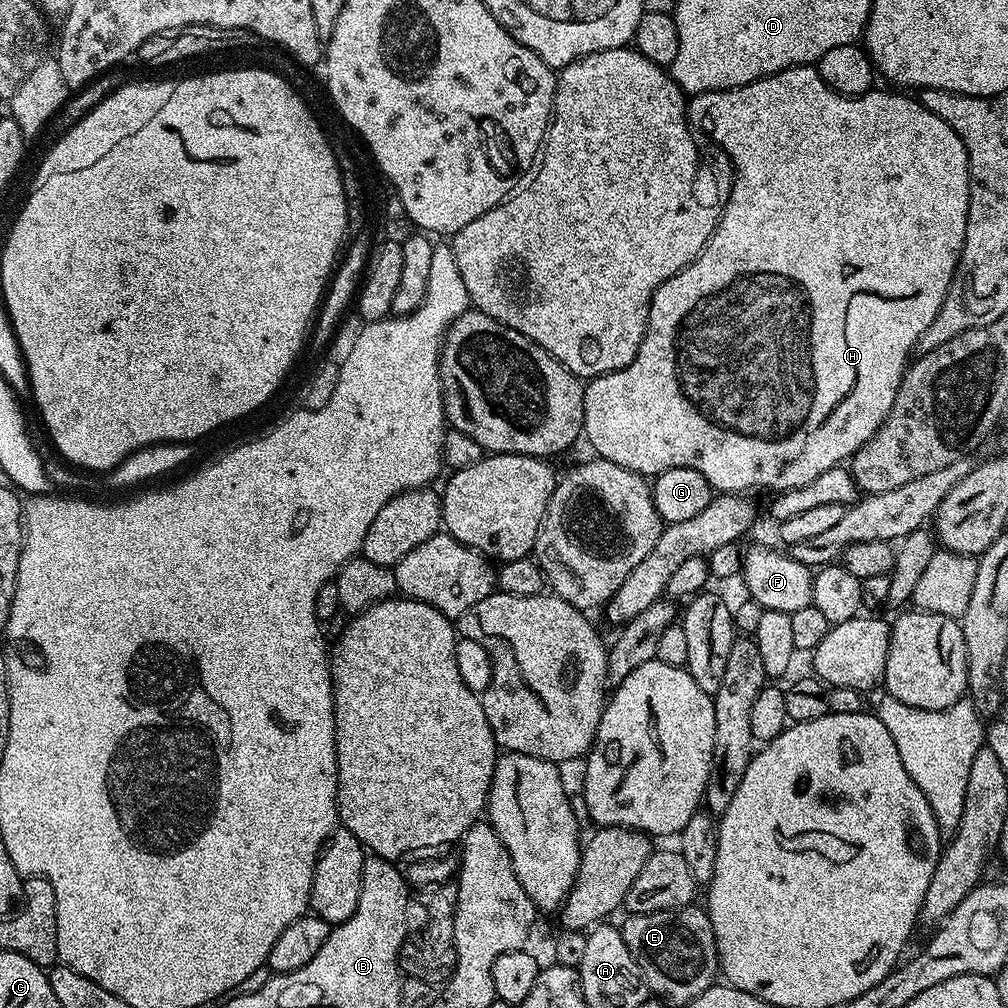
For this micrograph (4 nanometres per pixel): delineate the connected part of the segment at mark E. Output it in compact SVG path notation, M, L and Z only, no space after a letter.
M689 906L665 912L637 912L625 915L624 941L638 962L644 983L653 997L682 1006L712 987L718 976L720 959L716 953L714 930L703 907Z

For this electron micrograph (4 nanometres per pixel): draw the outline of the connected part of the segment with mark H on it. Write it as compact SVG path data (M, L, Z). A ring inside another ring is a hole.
M797 66L797 67L794 67L794 68L786 68L786 69L784 69L784 71L783 71L783 72L778 72L778 73L776 73L776 75L774 75L774 76L763 76L763 77L762 77L762 78L761 78L761 79L760 79L760 80L755 80L755 81L754 81L754 82L750 82L750 83L749 83L749 84L747 84L747 85L746 85L746 86L738 86L738 87L737 87L737 88L727 88L727 89L726 89L726 90L722 90L722 91L721 91L721 92L697 92L697 93L695 93L695 95L693 95L693 96L692 96L692 97L691 97L691 99L689 99L689 100L688 100L688 101L687 101L687 105L688 105L688 118L689 118L689 121L691 121L691 123L692 123L692 124L693 124L693 125L695 125L695 127L696 127L696 128L697 128L697 129L699 129L699 128L698 128L698 127L700 127L700 128L701 128L701 130L702 130L702 131L704 131L704 132L705 132L705 134L706 134L706 135L708 135L708 136L709 136L709 138L710 138L710 139L712 139L712 140L709 140L709 141L711 141L711 143L712 143L712 144L713 144L713 145L716 145L716 146L719 146L719 147L721 147L721 148L723 148L723 149L724 149L724 152L725 152L725 153L726 153L726 155L727 155L727 156L728 156L728 161L730 161L730 162L731 162L731 164L732 164L732 189L731 189L731 190L730 190L730 194L729 194L729 195L728 195L728 201L727 201L727 202L726 202L726 206L725 206L725 207L724 207L724 212L723 212L723 213L722 213L722 215L721 215L721 216L720 216L720 221L719 221L719 222L717 222L717 223L716 223L716 228L715 228L715 230L713 230L713 231L712 231L712 236L711 236L711 237L710 237L710 238L709 238L709 239L708 239L708 241L707 241L707 242L706 242L706 246L705 246L705 247L704 247L704 249L703 249L703 250L702 250L702 251L701 251L701 252L700 252L700 253L698 253L698 254L697 254L697 256L696 256L696 258L695 258L695 260L693 260L693 261L692 261L692 263L691 263L691 264L689 264L689 265L688 265L688 267L686 267L686 268L684 268L684 269L682 269L682 270L681 270L681 271L680 271L680 273L679 273L679 274L677 274L677 275L676 275L676 276L672 276L672 277L670 277L670 279L669 279L669 280L667 280L667 281L666 281L666 282L662 282L662 286L658 286L658 290L657 290L657 291L656 291L656 293L655 293L655 294L654 294L654 298L653 298L653 299L652 299L652 305L651 305L651 306L650 306L650 310L649 310L649 311L648 311L648 325L647 325L647 326L646 326L646 330L645 330L645 331L644 331L644 337L643 337L643 338L642 338L642 342L641 342L641 343L640 343L640 345L639 345L639 346L638 346L638 350L637 350L637 351L636 351L636 356L635 356L635 357L634 357L634 359L632 359L632 361L630 361L630 363L629 363L629 364L628 364L628 365L626 365L626 367L624 367L624 368L623 368L623 369L622 369L622 370L618 370L618 371L617 371L617 372L607 372L607 373L606 373L606 375L604 375L604 376L593 376L593 377L591 377L591 379L589 379L589 380L588 380L588 381L587 381L587 383L585 383L585 384L584 384L584 430L583 430L583 433L582 433L582 436L583 436L583 439L584 439L584 440L585 440L585 441L586 441L586 440L587 440L587 439L588 439L588 440L589 440L589 442L590 442L590 443L592 443L592 448L593 448L593 450L594 450L594 451L596 451L596 452L593 452L593 453L595 453L595 455L596 455L596 456L597 456L597 457L599 457L599 459L601 459L601 460L609 460L609 461L610 461L610 462L614 462L614 463L615 463L615 464L617 464L617 465L618 465L618 466L626 466L626 470L634 470L634 471L635 471L635 472L638 472L638 473L640 473L640 475L641 475L641 476L643 476L643 477L645 477L645 478L655 478L655 477L657 477L657 476L659 476L659 475L660 475L660 473L661 473L661 472L665 472L665 471L666 471L666 470L670 470L670 469L671 469L671 468L689 468L689 469L690 469L690 470L698 470L698 474L702 474L702 475L703 475L703 476L704 476L704 477L705 477L705 478L706 478L706 482L710 482L710 486L711 486L711 487L712 487L712 489L713 489L713 490L715 490L715 491L716 491L716 492L717 492L717 493L720 493L720 494L752 494L752 491L756 491L756 492L760 492L760 491L762 491L762 490L763 490L763 488L769 488L769 490L770 490L770 491L769 491L769 493L772 493L772 494L779 494L779 493L781 493L781 492L785 492L785 491L786 491L786 490L790 490L790 489L791 489L791 488L797 488L797 487L798 487L798 486L806 486L806 482L814 482L814 478L818 478L818 474L826 474L826 470L830 470L830 469L831 469L831 468L835 468L835 467L837 467L837 466L840 466L840 465L843 465L843 464L844 464L844 463L845 463L845 461L847 461L847 460L848 460L848 459L849 459L849 458L851 458L851 457L852 457L852 456L853 456L853 455L854 455L854 453L856 453L856 452L857 452L857 451L858 451L858 449L859 449L859 448L860 448L860 447L862 447L862 445L863 445L863 444L865 444L865 443L866 443L866 442L867 442L867 440L868 440L868 439L870 439L870 438L871 438L871 437L872 437L872 435L873 435L873 434L875 434L875 433L876 433L876 431L877 431L877 430L878 430L878 426L882 426L882 425L883 425L883 424L884 424L884 420L885 420L885 419L886 419L886 417L888 417L888 412L889 412L889 410L890 410L890 409L892 409L892 407L893 407L893 406L894 406L894 398L895 398L895 397L896 397L896 395L897 395L897 394L898 394L898 386L899 386L899 385L900 385L900 383L901 383L901 382L902 382L902 378L903 378L903 377L904 377L904 373L905 373L905 371L906 371L906 369L907 369L907 367L908 367L908 365L909 365L909 363L910 363L910 357L911 357L911 356L912 356L912 355L913 355L913 352L914 352L914 349L915 349L915 346L916 346L916 343L917 343L917 342L918 342L918 338L922 338L922 334L923 334L923 333L924 333L924 332L925 332L925 330L927 330L927 328L928 328L928 327L929 327L929 326L931 326L931 324L932 324L932 323L933 323L933 322L934 322L934 318L935 318L935 317L936 317L936 315L937 315L937 314L938 314L938 310L939 310L939 309L940 309L940 307L941 307L941 306L942 306L942 302L943 302L943 301L944 301L944 295L946 295L946 293L948 293L948 287L949 287L949 286L950 286L950 282L951 282L951 281L952 281L952 279L953 279L953 278L954 278L954 274L955 274L955 273L956 273L956 261L957 261L957 260L959 260L959 258L960 258L960 255L961 255L961 254L962 254L962 246L963 246L963 245L964 245L964 239L965 239L965 238L966 238L966 222L967 222L967 221L968 221L968 155L967 155L967 154L966 154L966 150L965 150L965 149L964 149L964 147L963 147L963 146L962 146L962 142L961 142L961 141L960 141L960 139L959 139L959 138L958 138L958 134L954 134L954 130L950 130L950 126L946 126L946 122L942 122L942 118L938 118L938 114L934 114L934 113L933 113L933 112L931 112L931 111L930 111L930 110L926 110L926 106L925 106L925 105L924 105L924 104L921 104L921 103L920 103L920 101L919 101L919 99L916 99L916 98L913 98L913 97L912 97L912 100L911 100L911 98L910 98L910 97L908 97L908 96L911 96L911 95L908 95L908 94L905 94L905 93L904 93L904 92L903 92L903 91L900 91L900 90L892 90L892 91L896 91L896 92L879 92L879 90L873 90L873 91L870 91L870 92L867 92L867 93L866 93L866 94L862 94L862 95L861 95L861 96L843 96L843 95L842 95L842 94L838 94L838 93L837 93L837 92L836 92L836 91L834 91L834 90L833 90L833 89L832 89L832 88L831 88L831 87L830 87L830 86L826 86L826 82L825 82L825 81L824 81L824 79L823 79L823 78L822 78L822 77L820 77L820 74L819 74L819 71L817 71L817 69L816 69L816 68L815 68L815 67L812 67L812 66Z

